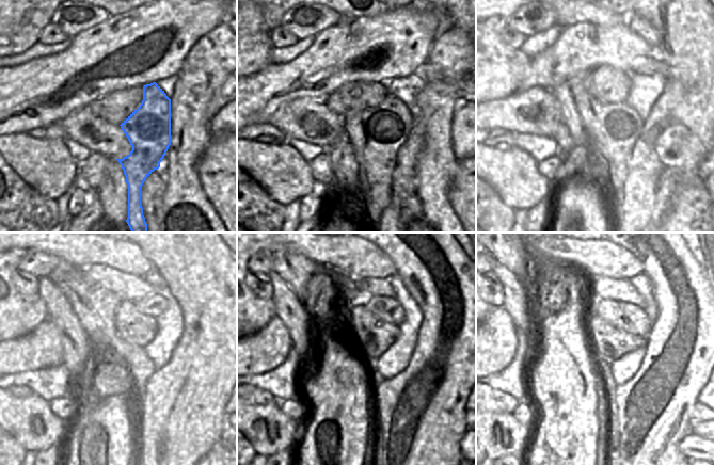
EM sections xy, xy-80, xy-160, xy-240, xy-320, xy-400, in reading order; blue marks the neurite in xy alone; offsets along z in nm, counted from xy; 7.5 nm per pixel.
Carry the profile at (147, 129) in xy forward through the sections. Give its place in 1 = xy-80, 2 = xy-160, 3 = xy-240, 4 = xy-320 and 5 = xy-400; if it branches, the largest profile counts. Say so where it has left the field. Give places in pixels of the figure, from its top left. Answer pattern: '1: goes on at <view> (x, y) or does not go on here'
1: goes on at xy-80 (377, 133)
2: goes on at xy-160 (613, 129)
3: goes on at xy-240 (95, 306)
4: goes on at xy-320 (312, 284)
5: goes on at xy-400 (514, 254)

